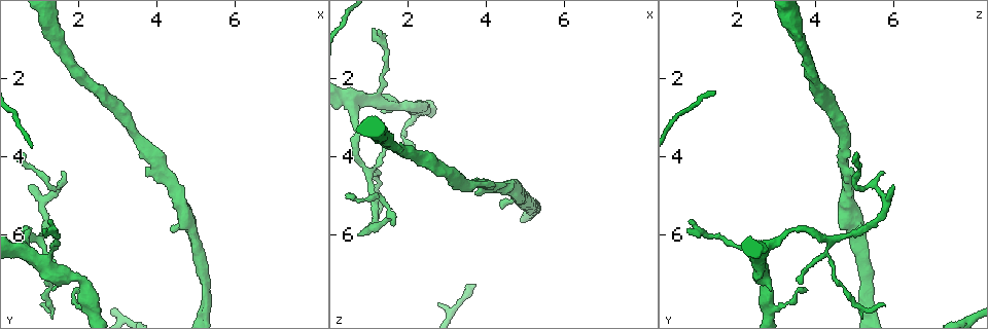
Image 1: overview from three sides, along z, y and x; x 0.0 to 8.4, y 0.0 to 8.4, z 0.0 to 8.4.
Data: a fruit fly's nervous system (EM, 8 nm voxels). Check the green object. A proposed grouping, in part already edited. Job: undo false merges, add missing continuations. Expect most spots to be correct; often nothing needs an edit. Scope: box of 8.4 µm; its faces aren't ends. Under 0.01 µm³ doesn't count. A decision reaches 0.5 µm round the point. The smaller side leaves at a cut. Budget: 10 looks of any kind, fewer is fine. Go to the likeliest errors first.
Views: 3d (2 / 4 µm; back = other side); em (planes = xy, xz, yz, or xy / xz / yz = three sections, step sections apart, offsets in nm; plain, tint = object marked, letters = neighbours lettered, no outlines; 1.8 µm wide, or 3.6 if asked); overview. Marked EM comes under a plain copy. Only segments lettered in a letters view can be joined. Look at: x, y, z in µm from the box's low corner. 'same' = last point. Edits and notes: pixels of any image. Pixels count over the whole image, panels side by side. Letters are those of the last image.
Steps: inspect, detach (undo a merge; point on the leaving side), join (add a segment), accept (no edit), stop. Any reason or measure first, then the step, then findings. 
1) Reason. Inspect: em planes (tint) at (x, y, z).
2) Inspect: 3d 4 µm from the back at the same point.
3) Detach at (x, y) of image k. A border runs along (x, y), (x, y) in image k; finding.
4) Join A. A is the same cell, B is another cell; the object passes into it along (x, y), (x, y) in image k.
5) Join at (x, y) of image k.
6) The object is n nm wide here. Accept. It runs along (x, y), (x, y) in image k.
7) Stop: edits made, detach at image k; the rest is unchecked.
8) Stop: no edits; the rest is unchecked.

Branch stops here. Inspect: 3d 2 µm at (0.70, 4.70, 5.95).

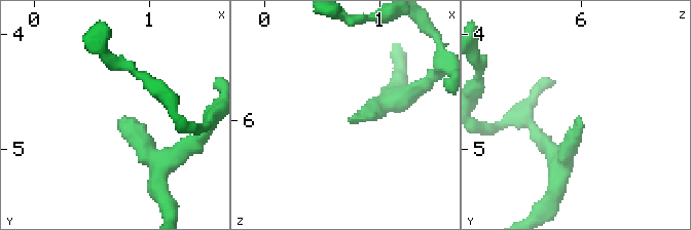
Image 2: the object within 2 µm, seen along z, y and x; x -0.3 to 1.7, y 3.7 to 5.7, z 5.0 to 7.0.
Shape alone is not enough. Inspect: em planes (tint) at (0.74, 4.72, 5.96).

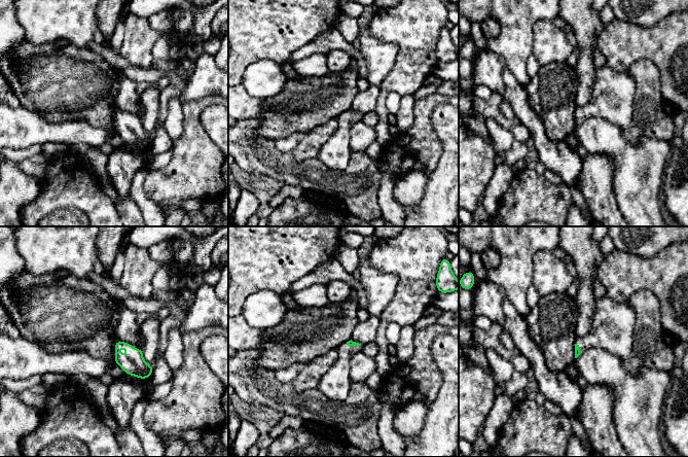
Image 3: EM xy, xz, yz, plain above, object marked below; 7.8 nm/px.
Inspect: em planes (letters) at the same point.

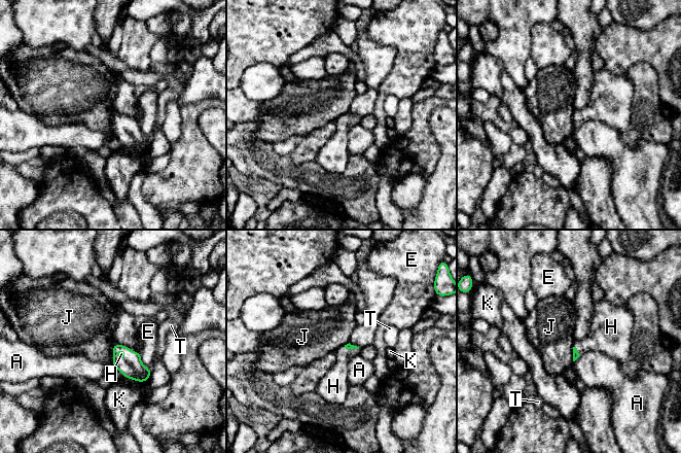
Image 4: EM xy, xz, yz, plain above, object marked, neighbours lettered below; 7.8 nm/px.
Join H. H is the same cell, A, E, J, K and T are other cells; the object passes into it along (575, 354), (576, 350), (604, 336) in image 4; the cell continues.

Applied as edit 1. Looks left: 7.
Thick turns thin. Inspect: 3d 2 µm at (0.55, 6.40, 2.55).

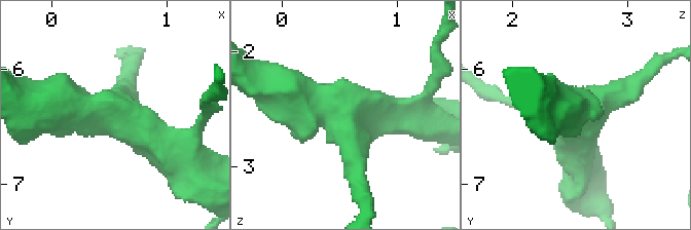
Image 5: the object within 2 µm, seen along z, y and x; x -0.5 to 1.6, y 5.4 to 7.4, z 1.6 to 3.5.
Inspect: em planes (letters) at (0.62, 6.42, 2.60).

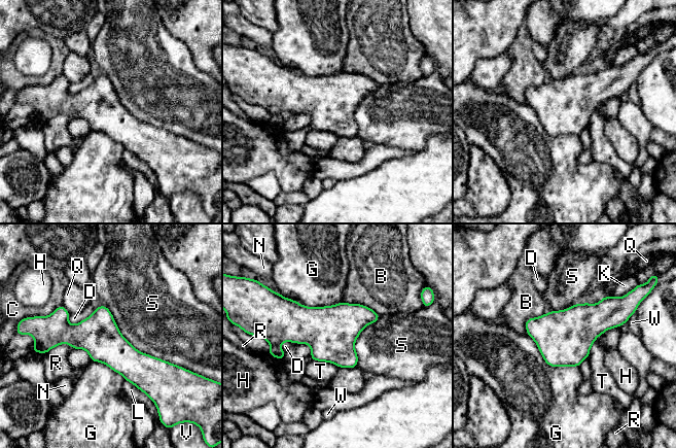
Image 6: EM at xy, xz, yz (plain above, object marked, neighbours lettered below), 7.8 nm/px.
The object is 320 nm wide here. Accept. B, C, D, G, H, K, L, N, Q, R, S, T, V and W are other cells; a border runs along (104, 304), (137, 349), (174, 365) in image 6; continuous, no second cell.

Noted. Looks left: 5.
Branch stops here. Inspect: em xz step 4 (letters) at (4.40, 5.90, 5.25).

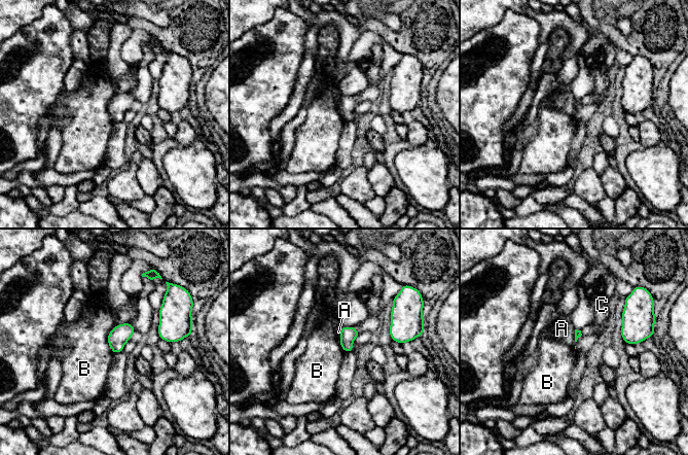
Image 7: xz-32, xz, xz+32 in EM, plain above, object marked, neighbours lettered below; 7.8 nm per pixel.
Inspect: em planes (letters) at the same point.

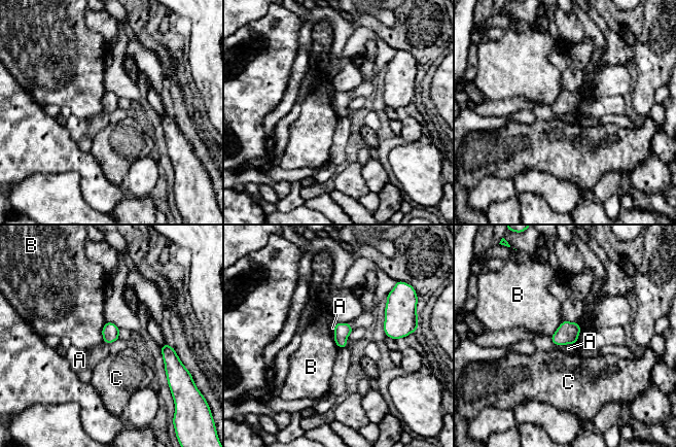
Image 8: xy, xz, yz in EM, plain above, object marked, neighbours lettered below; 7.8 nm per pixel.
The longest contact is with B, 160 nm. Accept. A, B and C are other cells; none of them fits.

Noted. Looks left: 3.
Stop: edits made, join at image 4; the rest is unchecked.

